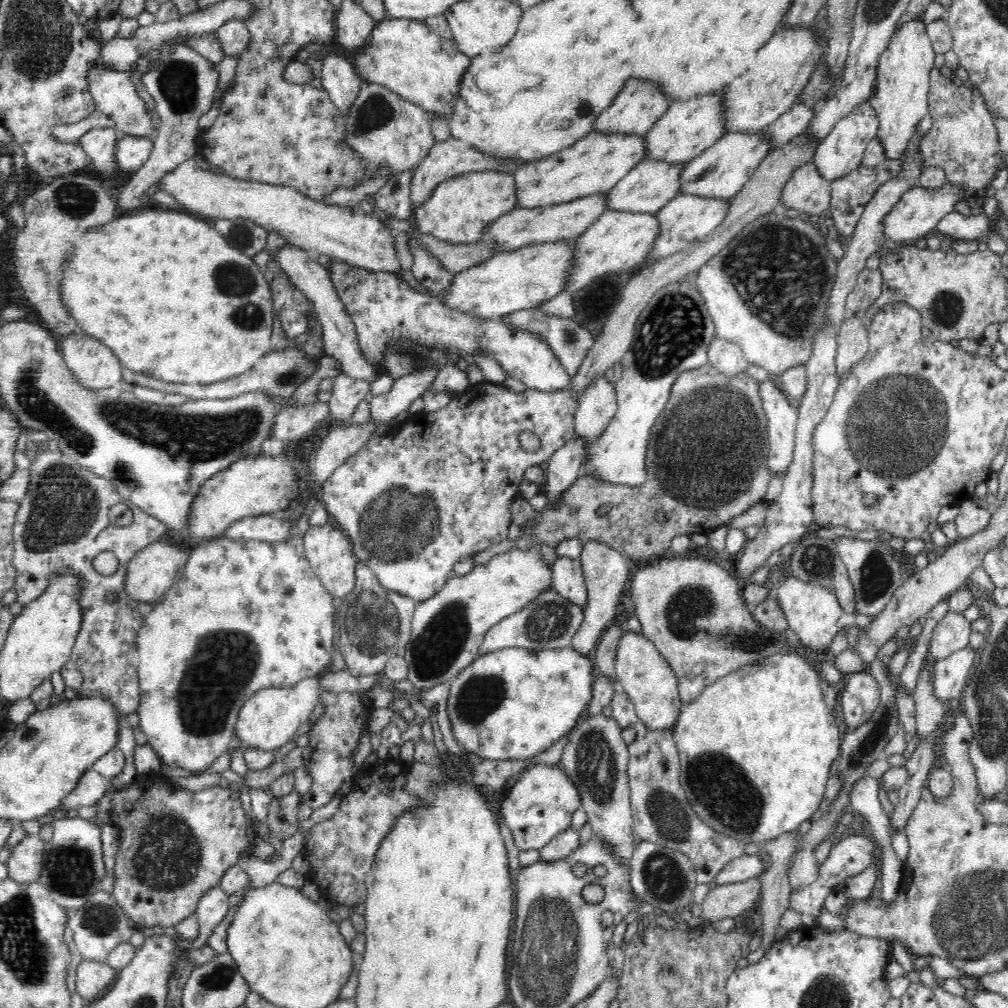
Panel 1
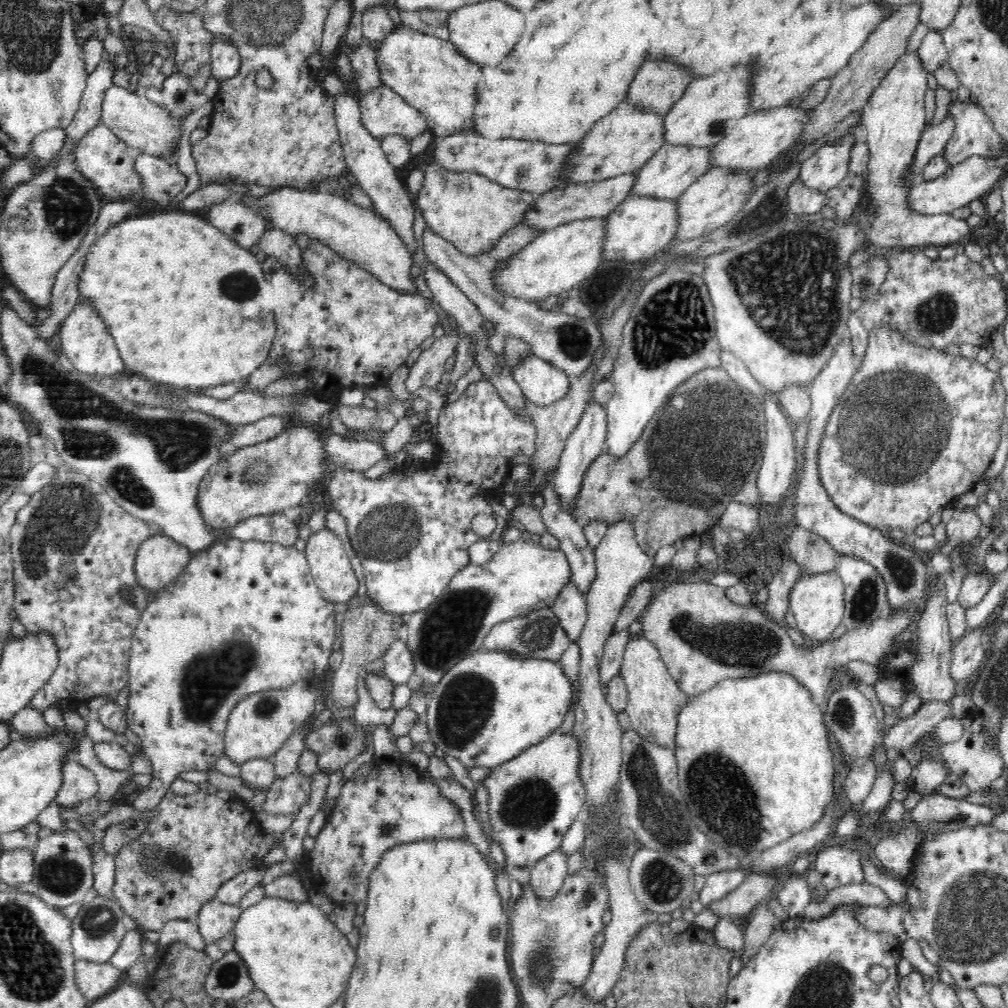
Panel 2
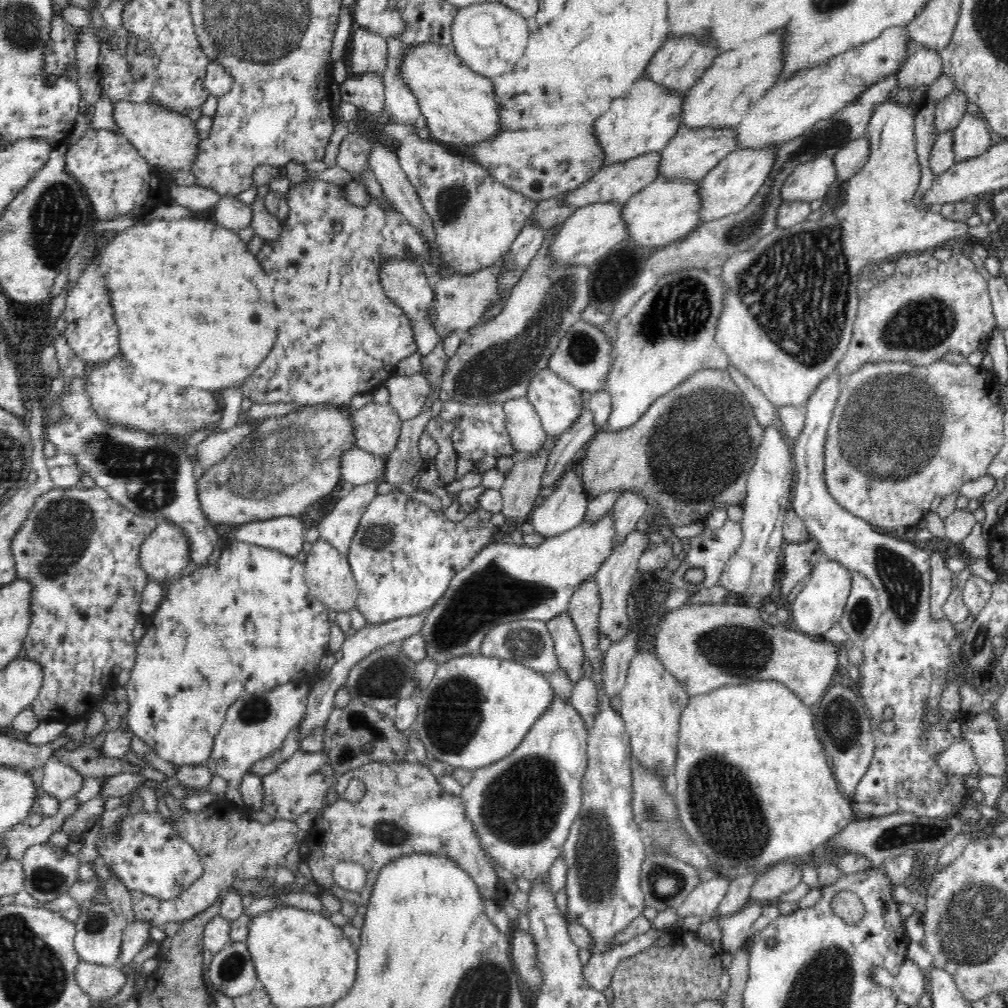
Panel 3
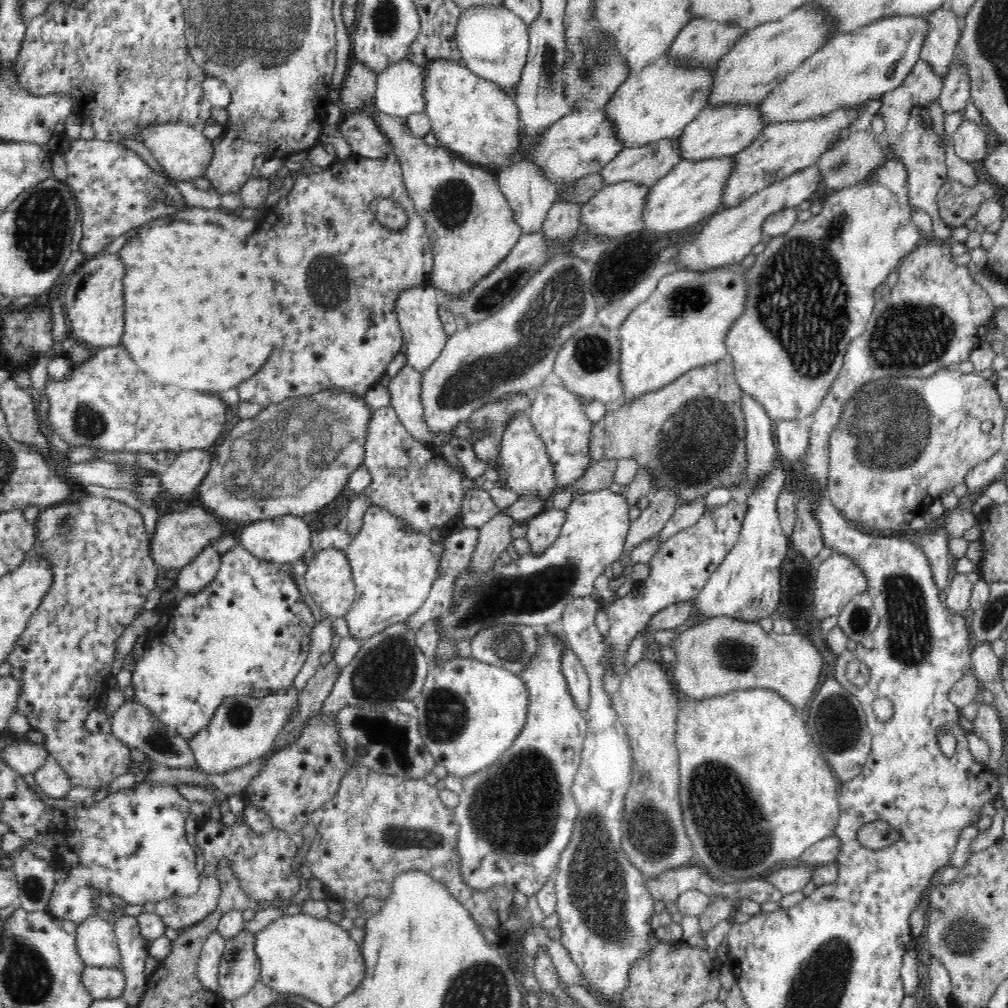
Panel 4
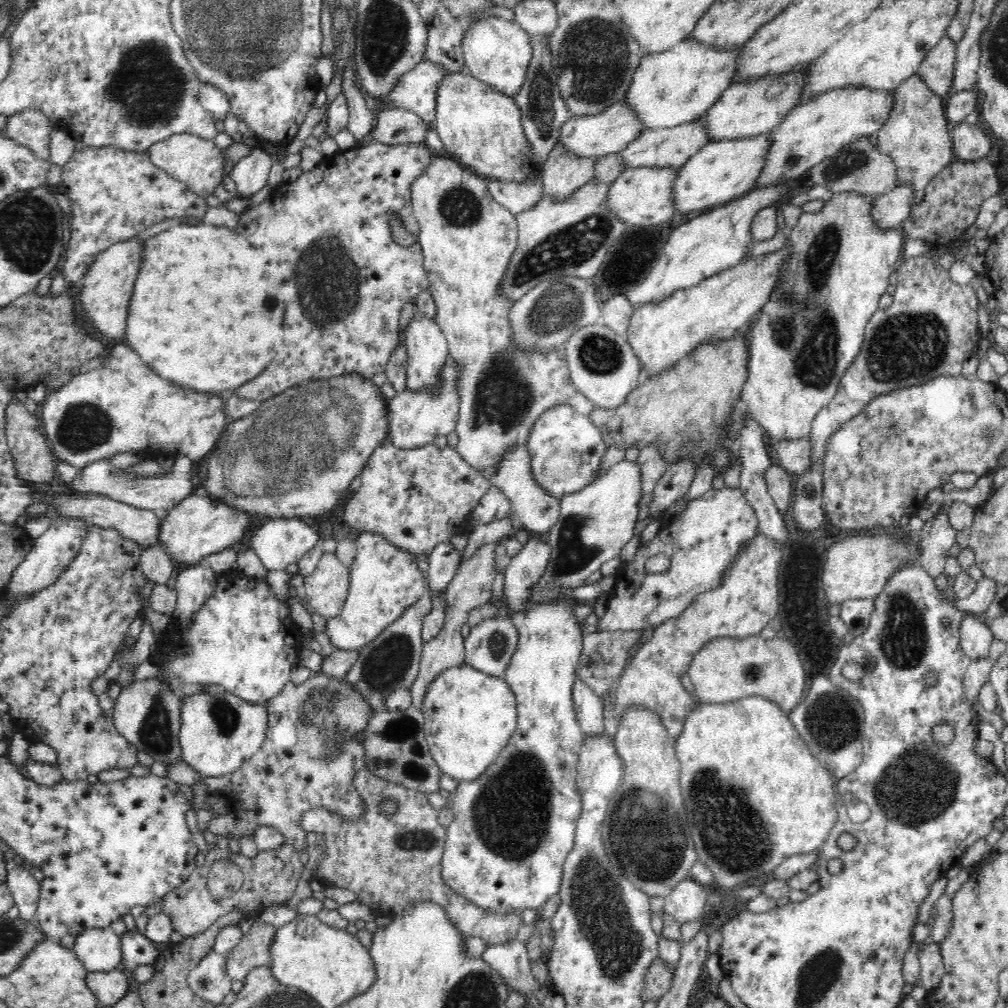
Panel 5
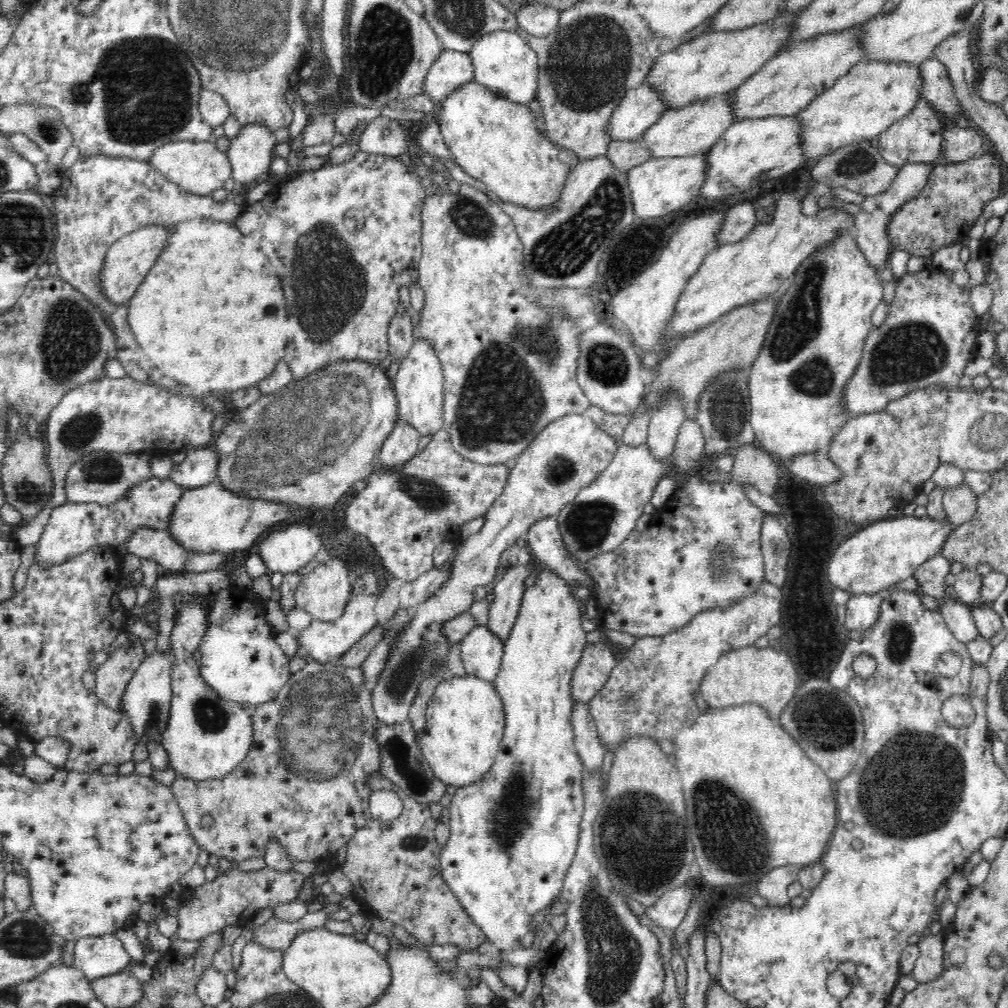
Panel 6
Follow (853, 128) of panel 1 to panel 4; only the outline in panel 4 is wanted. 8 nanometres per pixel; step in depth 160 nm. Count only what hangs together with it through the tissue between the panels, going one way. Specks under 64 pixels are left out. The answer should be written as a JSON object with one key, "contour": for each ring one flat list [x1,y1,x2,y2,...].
{"contour":[[818,164,802,173,792,173,782,182,776,182,763,190,757,191,746,200,742,200,736,207,724,209,724,212,716,212,716,216,710,216,710,222,702,228,702,232,696,236,694,244,686,246,682,254,678,256,676,264,688,270,696,270,696,273,709,270,724,269,726,264,738,264,750,253,750,250,760,241,762,224,770,214,784,209,794,209,804,201,813,201,823,191,823,179,820,175]]}

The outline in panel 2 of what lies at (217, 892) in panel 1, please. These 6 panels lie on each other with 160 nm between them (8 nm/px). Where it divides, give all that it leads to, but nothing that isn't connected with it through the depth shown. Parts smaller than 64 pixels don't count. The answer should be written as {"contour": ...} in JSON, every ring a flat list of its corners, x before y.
{"contour":[[216,897,211,898,199,910,195,921,205,944,209,945,232,933,242,910,237,904,222,903]]}

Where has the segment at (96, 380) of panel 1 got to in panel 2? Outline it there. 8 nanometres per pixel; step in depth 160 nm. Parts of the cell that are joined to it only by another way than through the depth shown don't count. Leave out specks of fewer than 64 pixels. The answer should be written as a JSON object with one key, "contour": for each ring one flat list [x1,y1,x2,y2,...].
{"contour":[[79,297,64,322,59,325,56,338,57,347,70,359,79,373,96,378,118,374,121,370,126,370,119,350,112,336,108,334,104,322,88,306,86,300,88,300,86,297]]}

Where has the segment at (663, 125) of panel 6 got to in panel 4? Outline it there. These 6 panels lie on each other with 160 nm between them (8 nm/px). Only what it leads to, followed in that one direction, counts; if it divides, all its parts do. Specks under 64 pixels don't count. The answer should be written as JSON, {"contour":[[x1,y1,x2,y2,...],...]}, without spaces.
{"contour":[[679,138,660,139,640,147,623,149,600,173,607,180,604,187,633,180,654,188,682,159]]}

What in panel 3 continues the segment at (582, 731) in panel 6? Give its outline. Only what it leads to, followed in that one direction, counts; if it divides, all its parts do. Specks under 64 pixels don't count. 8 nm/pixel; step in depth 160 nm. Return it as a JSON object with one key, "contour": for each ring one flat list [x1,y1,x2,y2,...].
{"contour":[[569,612,560,614,559,617,552,618,547,622,548,631,554,640,554,651,558,657,559,667,572,680,578,682,584,678,584,649,582,649,581,639,578,637,577,630,573,627]]}

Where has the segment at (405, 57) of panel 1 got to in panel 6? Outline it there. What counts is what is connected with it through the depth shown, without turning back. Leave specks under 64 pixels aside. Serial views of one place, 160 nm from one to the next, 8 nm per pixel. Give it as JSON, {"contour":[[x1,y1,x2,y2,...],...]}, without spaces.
{"contour":[[475,80,449,94,435,109,432,118,439,124,444,142,454,158,453,165,461,166,470,178,481,182,503,204,516,205,535,212,552,210,563,196,567,176,579,162,576,152,563,150,559,144,540,132,536,116,527,105,499,97]]}

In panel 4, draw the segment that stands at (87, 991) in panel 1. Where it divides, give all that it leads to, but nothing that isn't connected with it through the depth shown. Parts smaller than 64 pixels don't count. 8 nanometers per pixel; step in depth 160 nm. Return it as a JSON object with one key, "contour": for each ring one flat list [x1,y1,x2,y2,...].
{"contour":[[85,965,82,971,83,985,86,990,93,996,96,1000,102,999,115,999,121,996,124,992,124,986,126,984,126,977,119,967,108,967,100,968,100,966,90,966]]}

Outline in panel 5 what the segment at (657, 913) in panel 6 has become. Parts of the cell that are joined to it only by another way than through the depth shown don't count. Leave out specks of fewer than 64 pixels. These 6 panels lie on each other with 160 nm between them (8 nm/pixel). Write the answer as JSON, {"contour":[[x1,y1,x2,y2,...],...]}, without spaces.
{"contour":[[684,880,664,900,664,914,670,914,677,922,684,924,704,916,704,904,711,898,706,887,694,880]]}

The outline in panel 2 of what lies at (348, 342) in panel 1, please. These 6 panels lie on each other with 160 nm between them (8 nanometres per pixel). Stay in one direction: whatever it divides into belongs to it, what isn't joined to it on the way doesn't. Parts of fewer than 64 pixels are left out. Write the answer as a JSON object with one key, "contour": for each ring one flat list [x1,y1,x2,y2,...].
{"contour":[[279,227,265,230,258,243,268,257,276,259,292,273,301,273,298,269,301,249,296,245,294,237,287,231,279,230]]}

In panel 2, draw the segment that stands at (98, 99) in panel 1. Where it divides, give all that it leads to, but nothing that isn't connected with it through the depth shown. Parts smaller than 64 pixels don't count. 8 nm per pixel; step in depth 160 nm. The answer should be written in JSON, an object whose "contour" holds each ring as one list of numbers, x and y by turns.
{"contour":[[113,84,105,92,101,117,105,126,108,126,120,141,124,141,131,151,156,156,173,163,178,159,178,141,182,136,181,127,185,118,172,115,166,107,148,100,145,96,139,96,130,89]]}

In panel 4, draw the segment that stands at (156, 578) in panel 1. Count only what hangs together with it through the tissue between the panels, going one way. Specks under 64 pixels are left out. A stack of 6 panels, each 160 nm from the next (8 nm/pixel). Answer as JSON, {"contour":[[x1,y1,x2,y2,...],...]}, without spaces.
{"contour":[[194,503,194,508,188,508,184,512,166,512,166,516,160,514,151,534,149,544,151,559,164,571,180,570,208,548,210,542,214,542,222,536,220,528,222,528,220,520,214,518,212,514,208,514,206,510,198,508,198,503]]}

